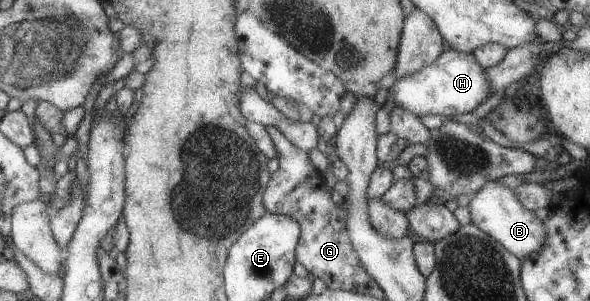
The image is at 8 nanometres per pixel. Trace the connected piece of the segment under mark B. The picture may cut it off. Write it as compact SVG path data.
M491 181L480 191L470 197L469 210L472 223L485 234L493 237L498 244L520 262L530 258L530 254L538 254L542 246L546 246L546 226L534 211L528 210L516 198L514 189L507 188L500 182Z

